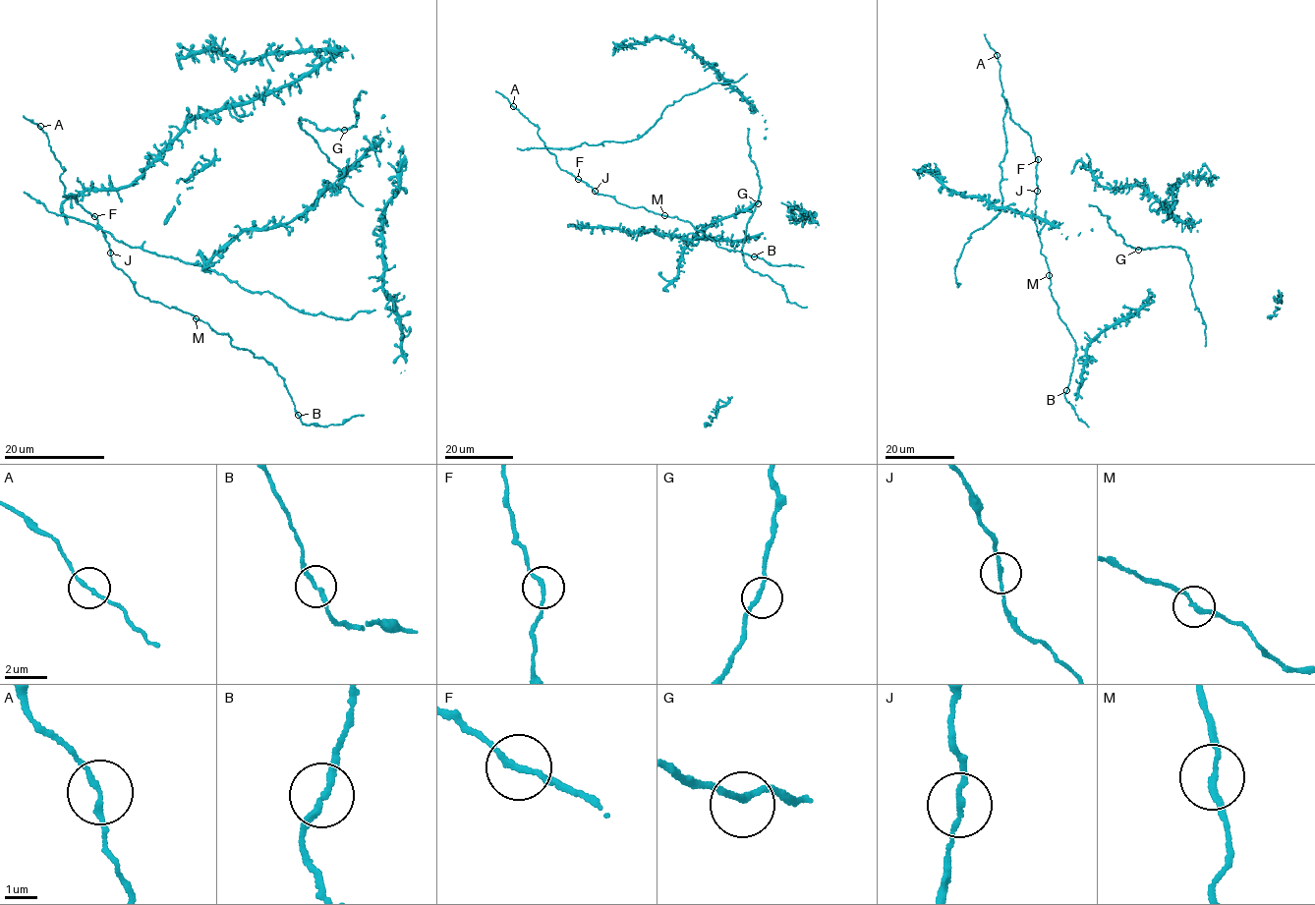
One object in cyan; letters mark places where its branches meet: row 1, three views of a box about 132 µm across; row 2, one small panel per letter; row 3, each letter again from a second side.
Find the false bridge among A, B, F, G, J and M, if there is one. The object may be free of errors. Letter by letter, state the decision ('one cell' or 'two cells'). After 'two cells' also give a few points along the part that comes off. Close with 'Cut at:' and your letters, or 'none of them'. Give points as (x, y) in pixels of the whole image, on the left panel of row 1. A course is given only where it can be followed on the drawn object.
A: one cell
B: one cell
F: one cell
G: one cell
J: one cell
M: one cell
Cut at: none of them

